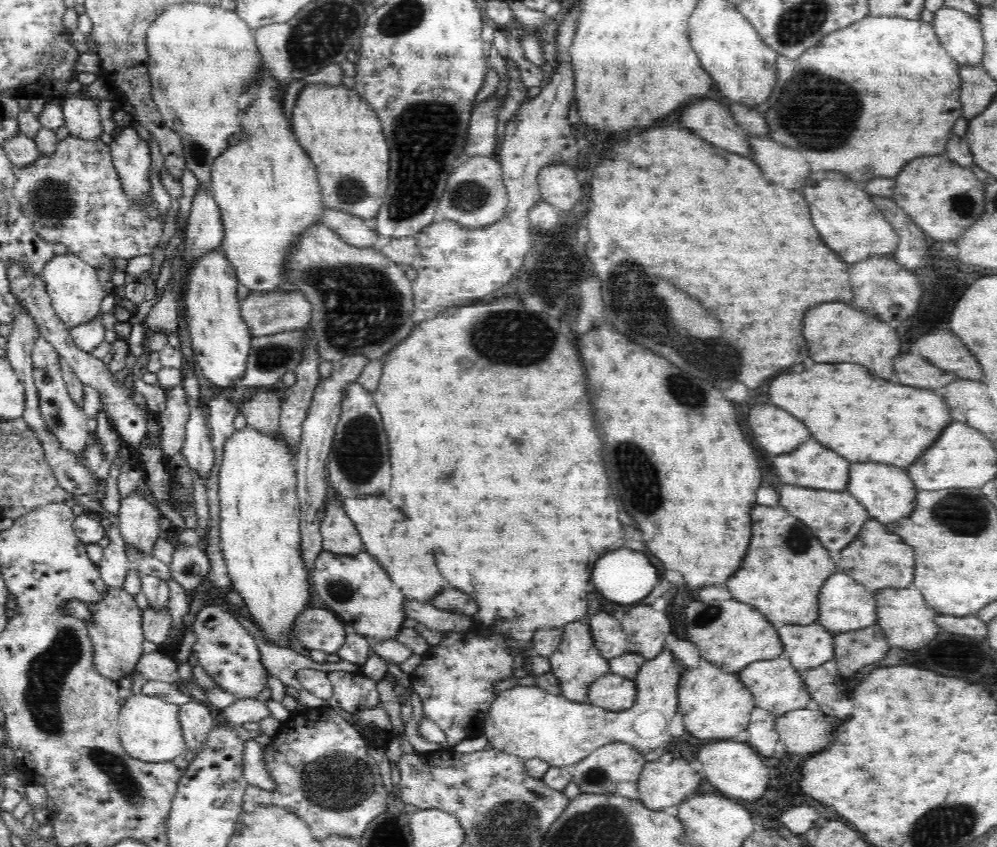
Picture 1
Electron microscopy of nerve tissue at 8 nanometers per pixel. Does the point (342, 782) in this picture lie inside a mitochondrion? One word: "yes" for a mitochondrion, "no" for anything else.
yes

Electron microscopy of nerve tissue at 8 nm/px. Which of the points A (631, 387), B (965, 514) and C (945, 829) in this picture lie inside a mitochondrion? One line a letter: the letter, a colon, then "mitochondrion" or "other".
A: other
B: mitochondrion
C: mitochondrion

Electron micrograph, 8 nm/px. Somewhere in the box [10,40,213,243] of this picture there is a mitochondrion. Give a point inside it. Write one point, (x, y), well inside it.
(50, 200)

